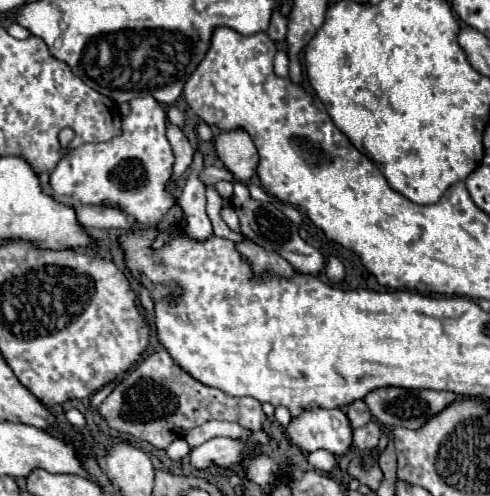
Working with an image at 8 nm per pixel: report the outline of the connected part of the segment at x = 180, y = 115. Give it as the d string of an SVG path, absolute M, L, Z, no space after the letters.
M171 105L166 111L168 122L183 128L185 123L184 113L178 109L176 106Z

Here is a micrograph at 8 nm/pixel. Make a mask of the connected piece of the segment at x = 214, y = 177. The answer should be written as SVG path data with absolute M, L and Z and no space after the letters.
M207 165L203 167L203 171L199 173L199 179L203 183L215 183L215 181L233 181L231 173L225 167L217 167L217 165Z

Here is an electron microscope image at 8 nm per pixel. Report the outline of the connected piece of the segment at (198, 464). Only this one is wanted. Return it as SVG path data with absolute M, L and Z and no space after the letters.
M263 429L253 433L247 443L227 439L227 437L213 437L213 439L205 441L203 445L191 449L189 463L195 469L211 469L211 467L225 467L227 469L227 467L235 465L237 461L241 461L241 457L245 453L253 451L257 445L265 443L267 439L269 437Z

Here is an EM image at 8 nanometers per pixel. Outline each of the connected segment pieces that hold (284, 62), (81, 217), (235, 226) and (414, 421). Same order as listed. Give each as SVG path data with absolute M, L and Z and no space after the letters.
M279 51L279 53L275 55L275 73L277 73L279 77L287 77L287 71L289 71L289 59L287 59L287 53Z
M73 205L77 213L77 221L83 229L129 229L133 223L129 221L127 213L121 211L119 207L111 205Z
M223 207L223 211L221 211L221 219L229 225L229 229L231 231L235 231L235 233L241 233L241 229L239 229L239 219L237 219L237 213L231 209L231 207Z
M381 387L373 389L363 397L367 403L371 415L377 419L381 425L389 427L407 427L407 429L419 429L431 415L437 415L443 407L455 401L457 395L449 391L433 391L433 389L401 389L401 387Z

